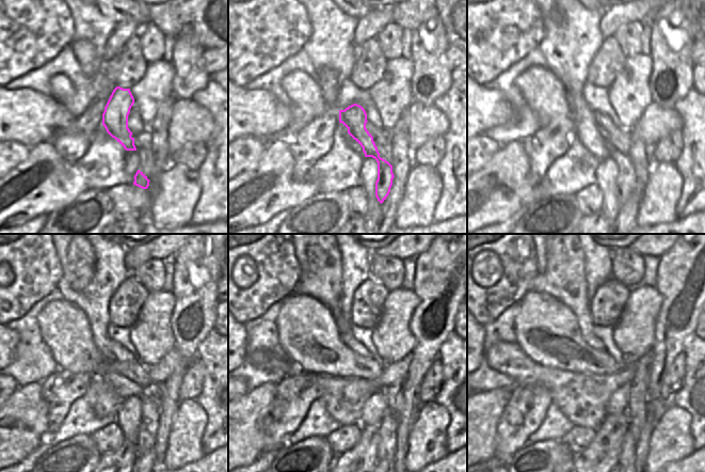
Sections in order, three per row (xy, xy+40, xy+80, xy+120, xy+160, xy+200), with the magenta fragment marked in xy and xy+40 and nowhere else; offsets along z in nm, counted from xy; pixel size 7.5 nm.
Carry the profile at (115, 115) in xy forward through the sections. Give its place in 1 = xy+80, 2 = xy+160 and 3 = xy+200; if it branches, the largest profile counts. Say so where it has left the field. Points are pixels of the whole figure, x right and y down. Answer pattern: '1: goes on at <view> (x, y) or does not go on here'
1: goes on at xy+80 (625, 184)
2: goes on at xy+160 (387, 431)
3: goes on at xy+200 (628, 445)

